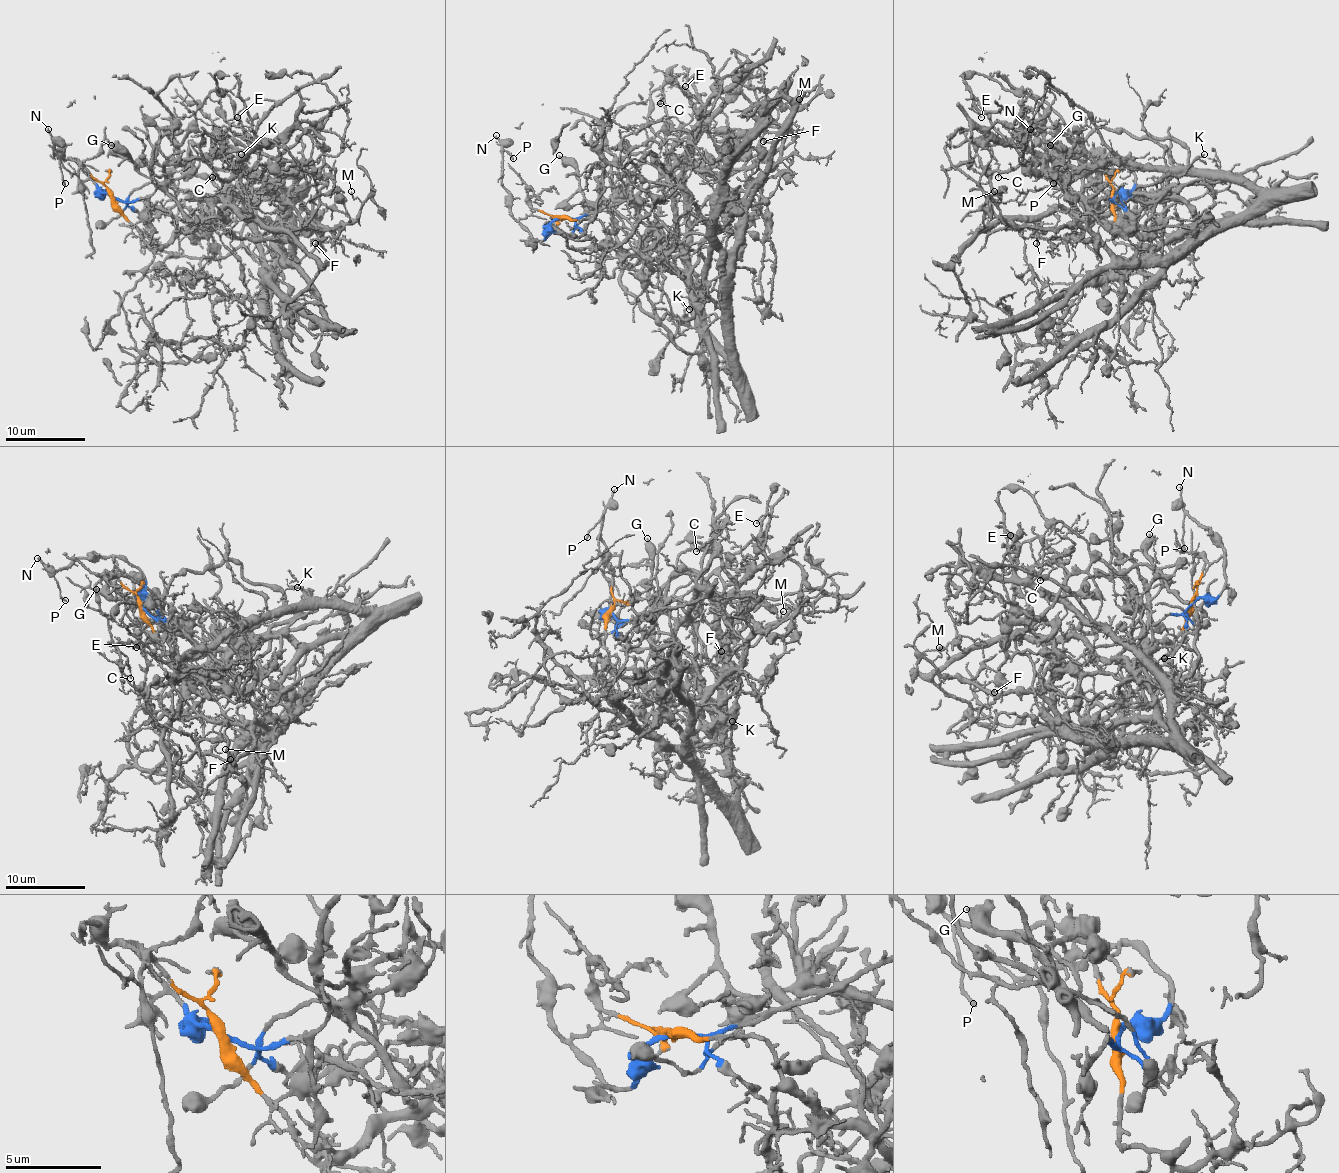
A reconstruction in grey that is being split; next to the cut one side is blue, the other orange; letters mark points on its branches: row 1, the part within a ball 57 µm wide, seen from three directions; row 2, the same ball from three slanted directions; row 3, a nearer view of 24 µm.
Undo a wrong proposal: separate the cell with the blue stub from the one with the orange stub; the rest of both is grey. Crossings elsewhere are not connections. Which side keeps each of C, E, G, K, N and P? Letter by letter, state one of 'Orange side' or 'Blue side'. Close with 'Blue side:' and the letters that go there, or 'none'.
C: Orange side
E: Orange side
G: Orange side
K: Orange side
N: Blue side
P: Blue side
Blue side: N, P

